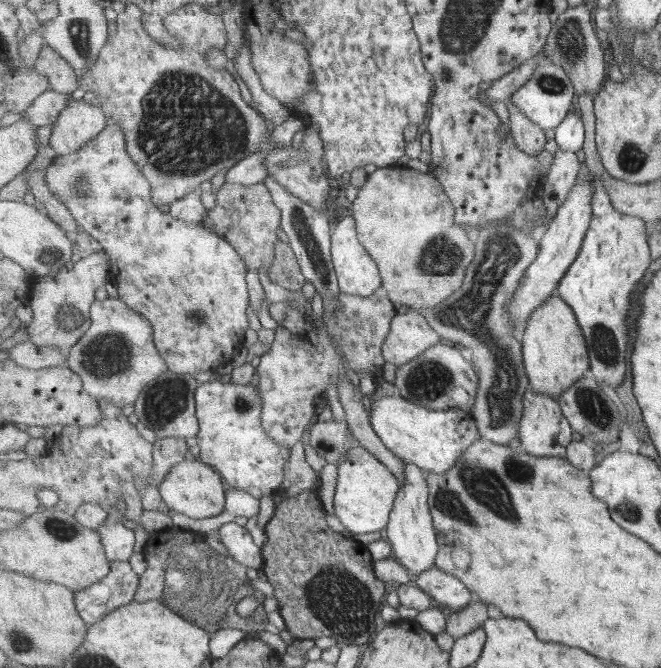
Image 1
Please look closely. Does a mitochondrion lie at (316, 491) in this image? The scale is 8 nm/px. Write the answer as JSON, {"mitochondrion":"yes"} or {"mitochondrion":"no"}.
{"mitochondrion":"no"}

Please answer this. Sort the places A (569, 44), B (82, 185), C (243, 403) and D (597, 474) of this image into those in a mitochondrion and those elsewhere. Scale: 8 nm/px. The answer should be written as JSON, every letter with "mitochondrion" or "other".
{"A":"mitochondrion","B":"mitochondrion","C":"mitochondrion","D":"other"}

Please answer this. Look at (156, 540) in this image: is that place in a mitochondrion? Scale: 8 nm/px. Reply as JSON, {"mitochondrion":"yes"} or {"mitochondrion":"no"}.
{"mitochondrion":"no"}

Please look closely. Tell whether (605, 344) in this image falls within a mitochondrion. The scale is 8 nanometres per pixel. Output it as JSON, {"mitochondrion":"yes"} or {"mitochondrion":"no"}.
{"mitochondrion":"yes"}

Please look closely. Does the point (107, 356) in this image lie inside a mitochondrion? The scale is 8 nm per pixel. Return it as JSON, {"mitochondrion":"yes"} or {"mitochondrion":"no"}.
{"mitochondrion":"yes"}

